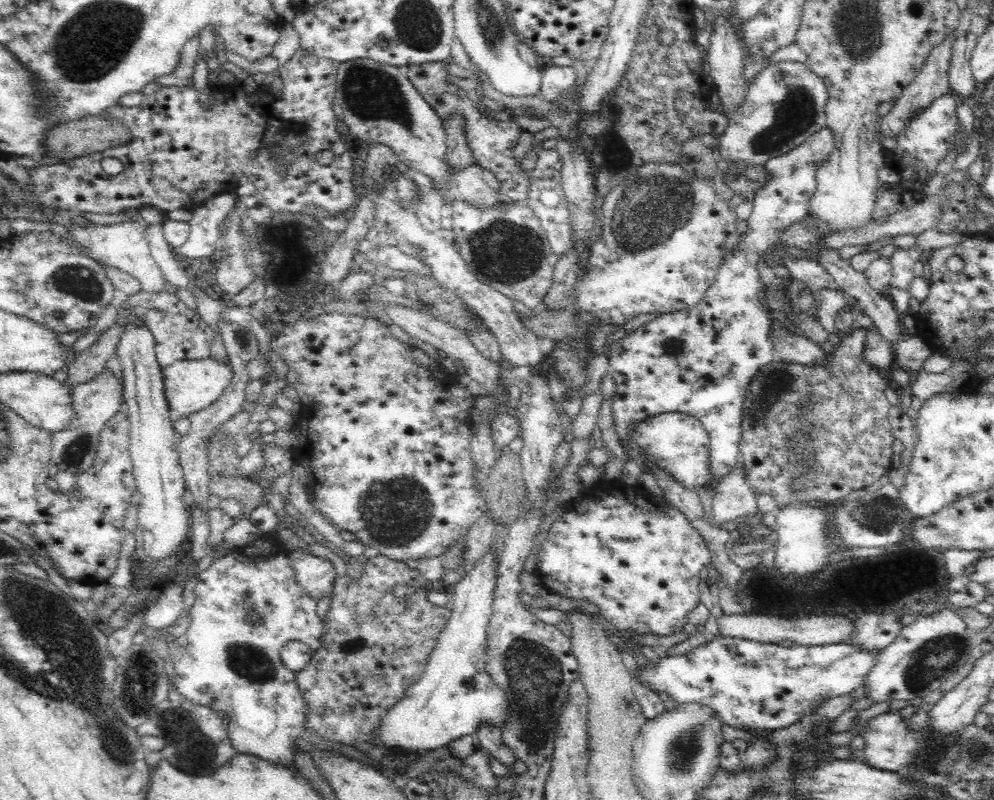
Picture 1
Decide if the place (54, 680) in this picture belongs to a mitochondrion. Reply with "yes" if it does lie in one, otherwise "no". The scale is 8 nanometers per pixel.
yes

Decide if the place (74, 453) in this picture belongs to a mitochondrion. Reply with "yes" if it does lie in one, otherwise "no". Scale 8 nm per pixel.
yes

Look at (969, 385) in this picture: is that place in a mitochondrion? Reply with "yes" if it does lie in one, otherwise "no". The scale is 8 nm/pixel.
no

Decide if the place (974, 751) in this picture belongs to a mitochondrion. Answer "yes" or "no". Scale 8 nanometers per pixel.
yes

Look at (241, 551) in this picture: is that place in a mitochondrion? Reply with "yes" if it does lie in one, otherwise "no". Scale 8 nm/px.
no

